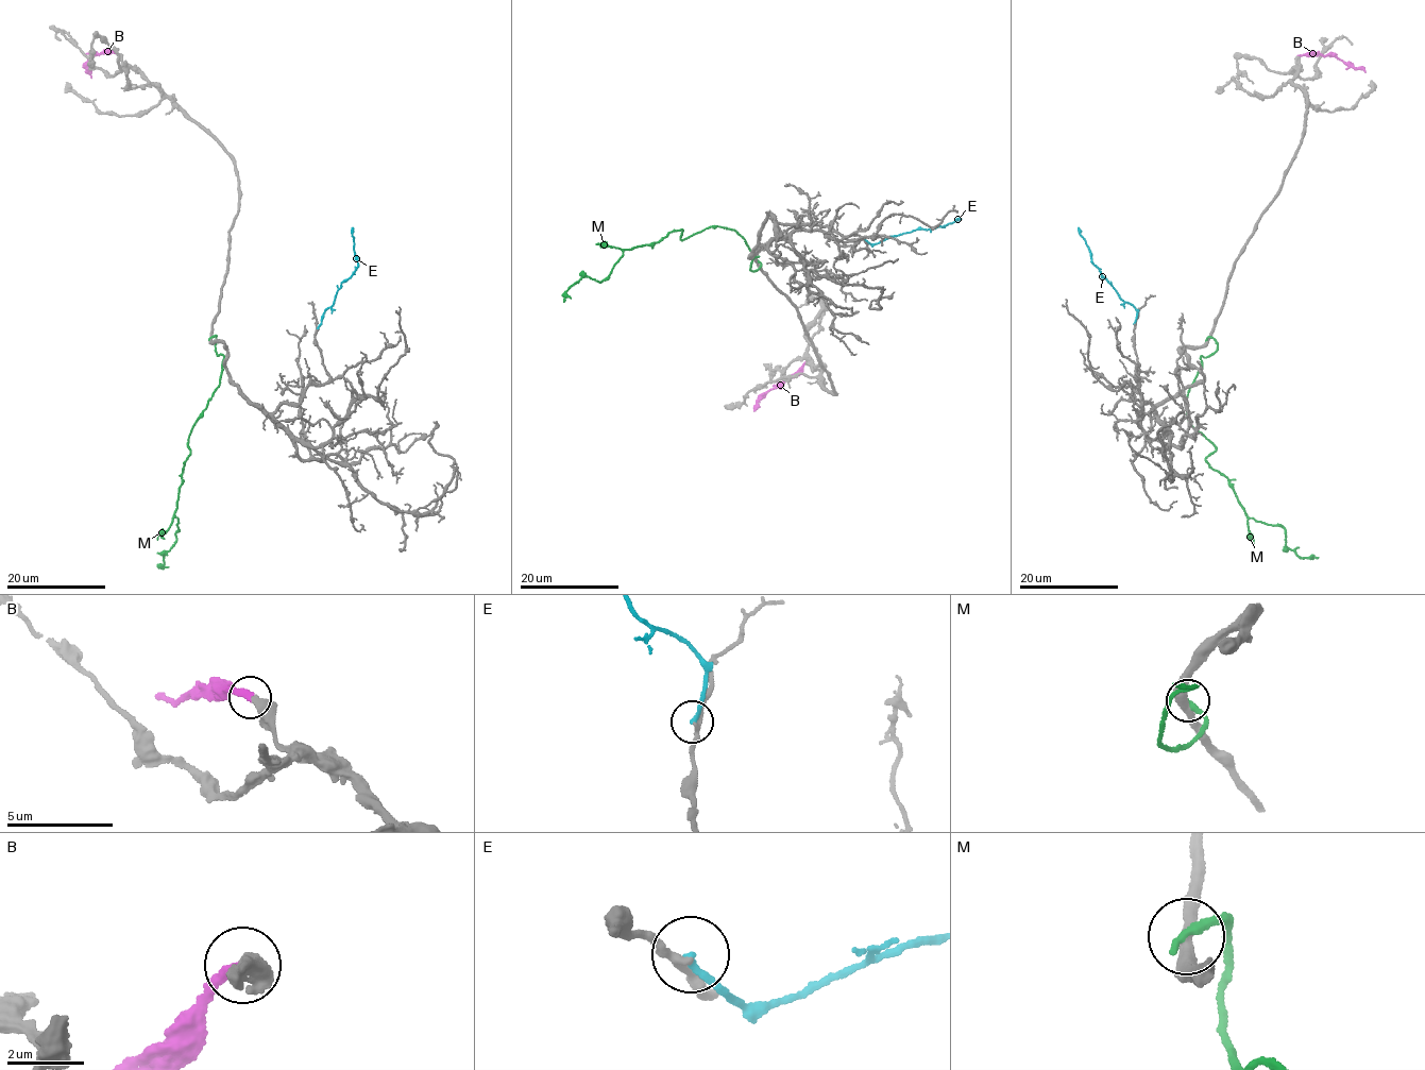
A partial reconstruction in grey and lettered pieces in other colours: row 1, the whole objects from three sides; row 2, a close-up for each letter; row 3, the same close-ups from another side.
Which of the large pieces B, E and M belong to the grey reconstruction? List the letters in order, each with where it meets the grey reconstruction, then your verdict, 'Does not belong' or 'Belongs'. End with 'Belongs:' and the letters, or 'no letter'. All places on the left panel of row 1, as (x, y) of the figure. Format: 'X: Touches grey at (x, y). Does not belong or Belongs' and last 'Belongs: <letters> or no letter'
B: Touches grey at (116, 53). Belongs
E: Touches grey at (318, 328). Does not belong
M: Touches grey at (210, 338). Does not belong
Belongs: B

